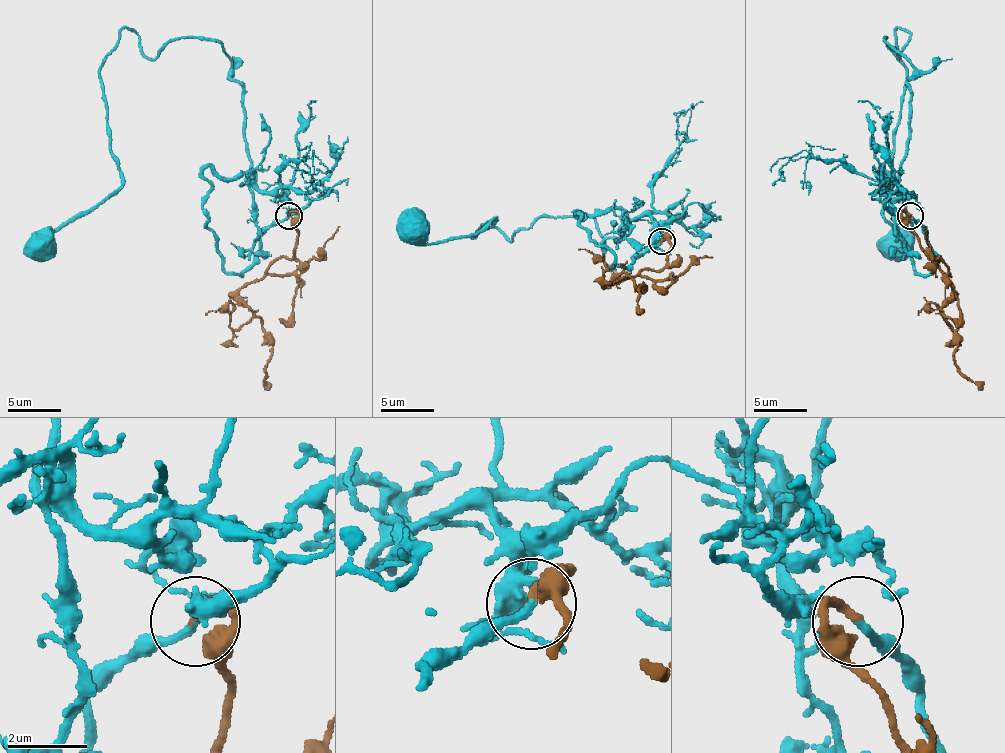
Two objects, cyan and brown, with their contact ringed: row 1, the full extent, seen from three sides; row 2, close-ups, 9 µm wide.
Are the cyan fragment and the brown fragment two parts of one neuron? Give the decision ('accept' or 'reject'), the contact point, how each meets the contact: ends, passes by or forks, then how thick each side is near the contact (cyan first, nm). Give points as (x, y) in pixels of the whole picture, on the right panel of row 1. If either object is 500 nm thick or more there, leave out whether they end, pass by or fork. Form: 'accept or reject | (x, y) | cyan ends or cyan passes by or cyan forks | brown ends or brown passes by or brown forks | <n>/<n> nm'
accept | (910, 216) | cyan forks | brown ends | 110/240 nm

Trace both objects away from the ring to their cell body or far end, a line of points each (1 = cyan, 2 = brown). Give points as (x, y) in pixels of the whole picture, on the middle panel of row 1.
1: (662, 242), (619, 266), (576, 215), (619, 210), (603, 244), (590, 215), (427, 244), (403, 212)
2: (662, 242), (670, 242), (665, 266), (611, 282), (625, 274), (635, 287), (643, 284), (643, 314)

